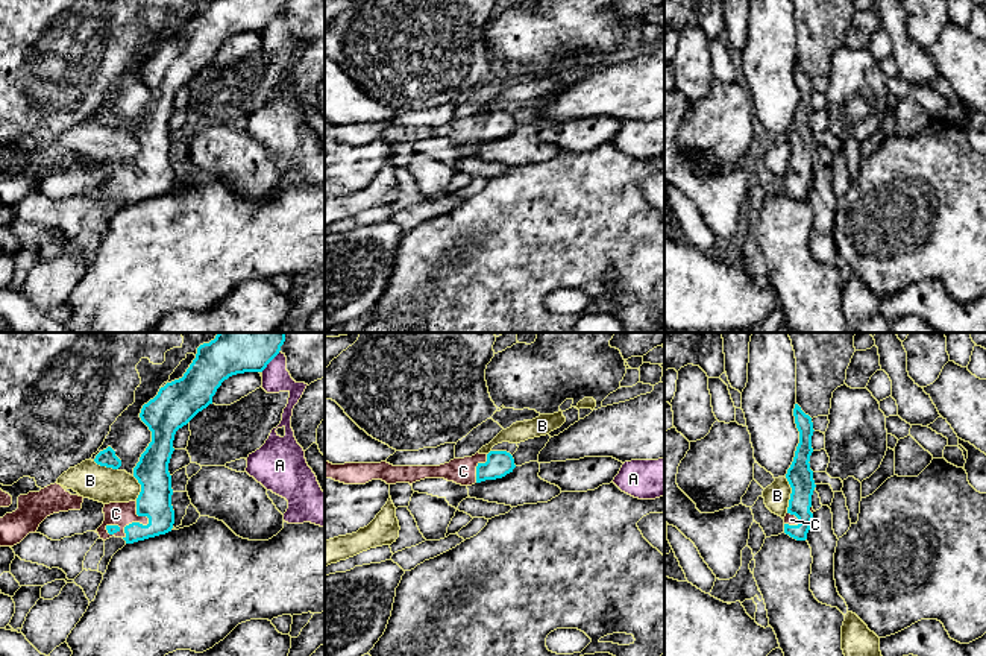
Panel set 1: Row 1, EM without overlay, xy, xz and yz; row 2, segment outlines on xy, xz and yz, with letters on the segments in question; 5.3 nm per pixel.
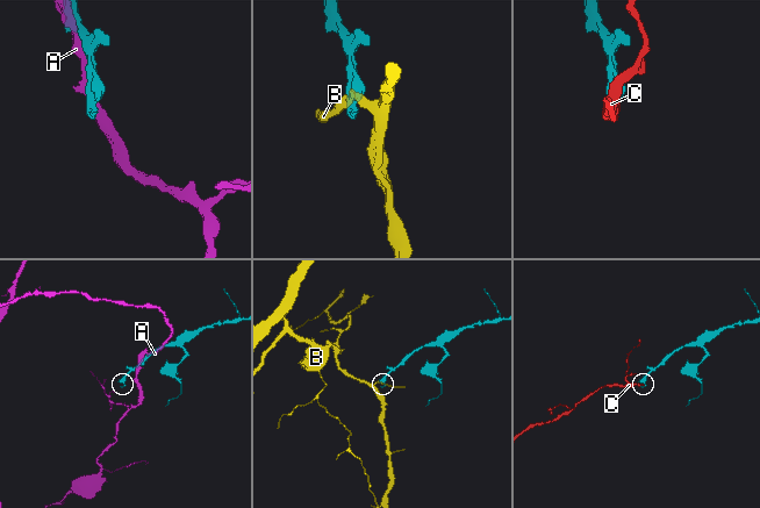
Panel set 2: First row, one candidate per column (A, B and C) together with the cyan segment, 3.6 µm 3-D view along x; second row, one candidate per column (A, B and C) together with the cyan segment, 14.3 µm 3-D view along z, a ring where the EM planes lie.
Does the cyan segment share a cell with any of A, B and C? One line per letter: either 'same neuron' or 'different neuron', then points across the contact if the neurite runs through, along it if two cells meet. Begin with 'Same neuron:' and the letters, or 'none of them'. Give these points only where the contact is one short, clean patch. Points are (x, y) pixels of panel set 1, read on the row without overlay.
Same neuron: C
A: different neuron
B: different neuron | along yz (785, 137), (791, 148), (788, 172)
C: same neuron | across xy (153, 161), (152, 173), (144, 186), (116, 173)

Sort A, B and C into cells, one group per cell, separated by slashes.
A / B / C

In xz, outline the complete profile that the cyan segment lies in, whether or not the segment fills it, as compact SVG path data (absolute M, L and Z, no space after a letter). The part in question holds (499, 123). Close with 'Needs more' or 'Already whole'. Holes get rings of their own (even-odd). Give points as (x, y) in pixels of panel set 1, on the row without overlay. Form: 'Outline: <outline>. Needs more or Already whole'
Outline: M507 111L476 112L472 117L454 118L440 126L393 126L381 123L344 123L325 121L325 138L344 144L366 144L382 140L387 144L416 143L425 138L444 138L461 146L472 146L485 140L502 138L516 128L514 118Z. Needs more

